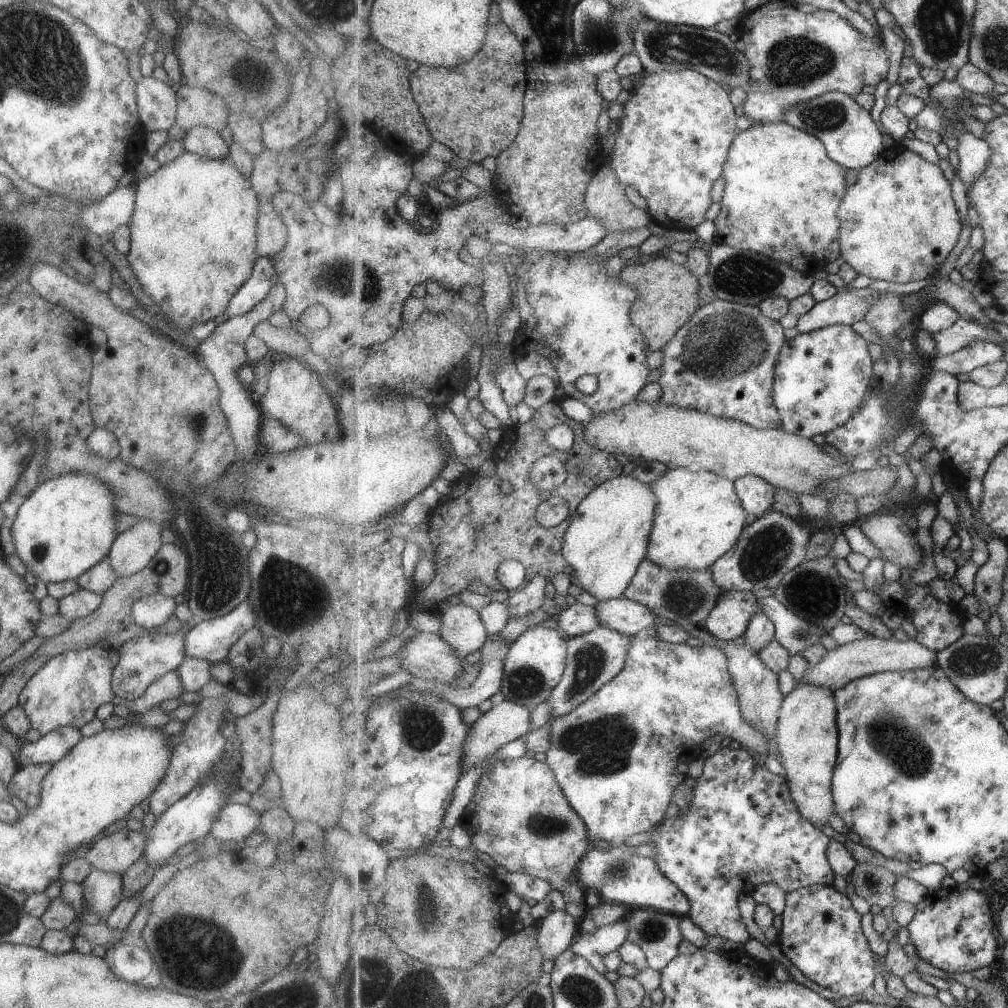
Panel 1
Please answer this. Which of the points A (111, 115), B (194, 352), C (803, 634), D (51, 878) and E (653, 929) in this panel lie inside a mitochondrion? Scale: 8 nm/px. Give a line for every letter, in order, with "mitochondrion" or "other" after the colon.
A: other
B: other
C: mitochondrion
D: other
E: mitochondrion

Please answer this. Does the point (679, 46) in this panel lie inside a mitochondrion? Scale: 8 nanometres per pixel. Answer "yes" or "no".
yes

